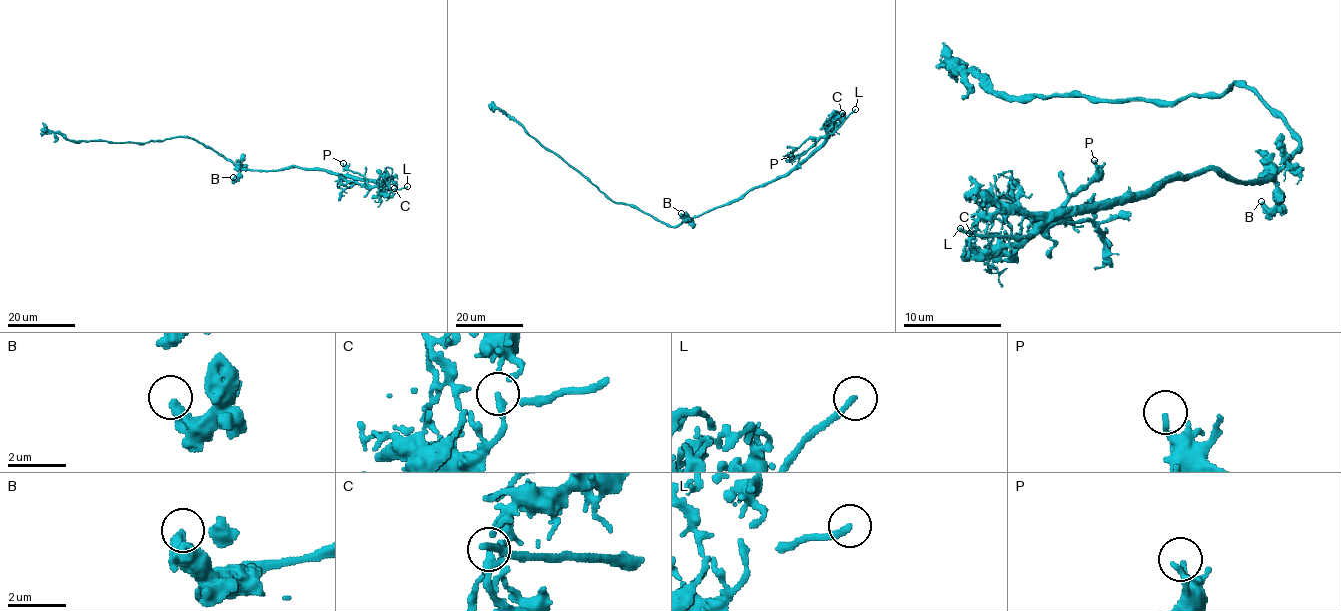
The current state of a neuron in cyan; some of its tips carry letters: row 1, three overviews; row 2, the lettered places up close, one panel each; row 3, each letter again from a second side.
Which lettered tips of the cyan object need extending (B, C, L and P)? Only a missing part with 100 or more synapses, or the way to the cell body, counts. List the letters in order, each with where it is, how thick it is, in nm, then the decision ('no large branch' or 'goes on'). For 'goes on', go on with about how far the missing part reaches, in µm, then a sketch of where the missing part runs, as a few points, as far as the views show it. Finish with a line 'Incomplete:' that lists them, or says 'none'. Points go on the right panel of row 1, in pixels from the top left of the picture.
B: place (1261, 201); calibre 340 nm; no large branch
C: place (969, 233); calibre 200 nm; no large branch
L: place (960, 228); calibre 240 nm; goes on; missing 50 µm; course (960, 228), (903, 209), (923, 201), (955, 238), (967, 243), (1031, 223), (1104, 218), (1146, 187)
P: place (1094, 160); calibre 190 nm; no large branch
Incomplete: L

